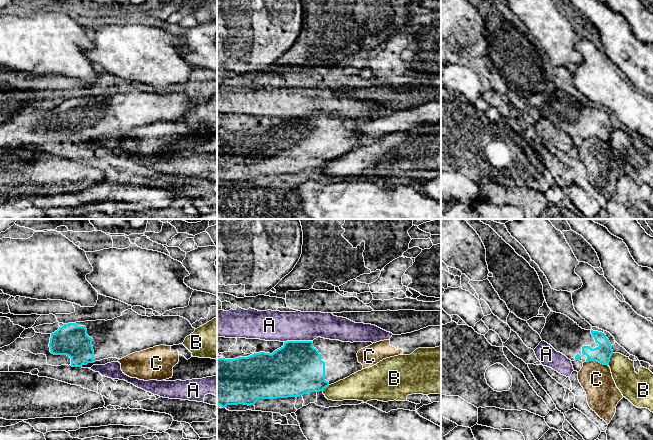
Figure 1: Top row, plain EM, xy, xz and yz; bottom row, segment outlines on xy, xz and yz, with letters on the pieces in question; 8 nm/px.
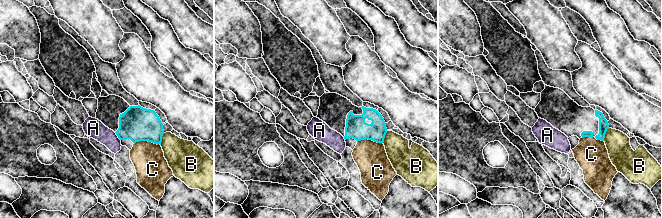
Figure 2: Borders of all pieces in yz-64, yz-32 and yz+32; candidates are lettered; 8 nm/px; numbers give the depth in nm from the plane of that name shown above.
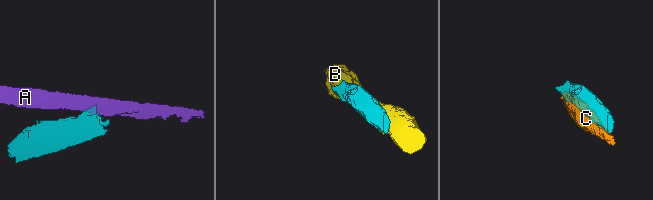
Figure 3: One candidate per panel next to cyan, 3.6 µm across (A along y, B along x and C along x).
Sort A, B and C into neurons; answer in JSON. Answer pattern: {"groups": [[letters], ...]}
{"groups": [["A"], ["B"], ["C"]]}

